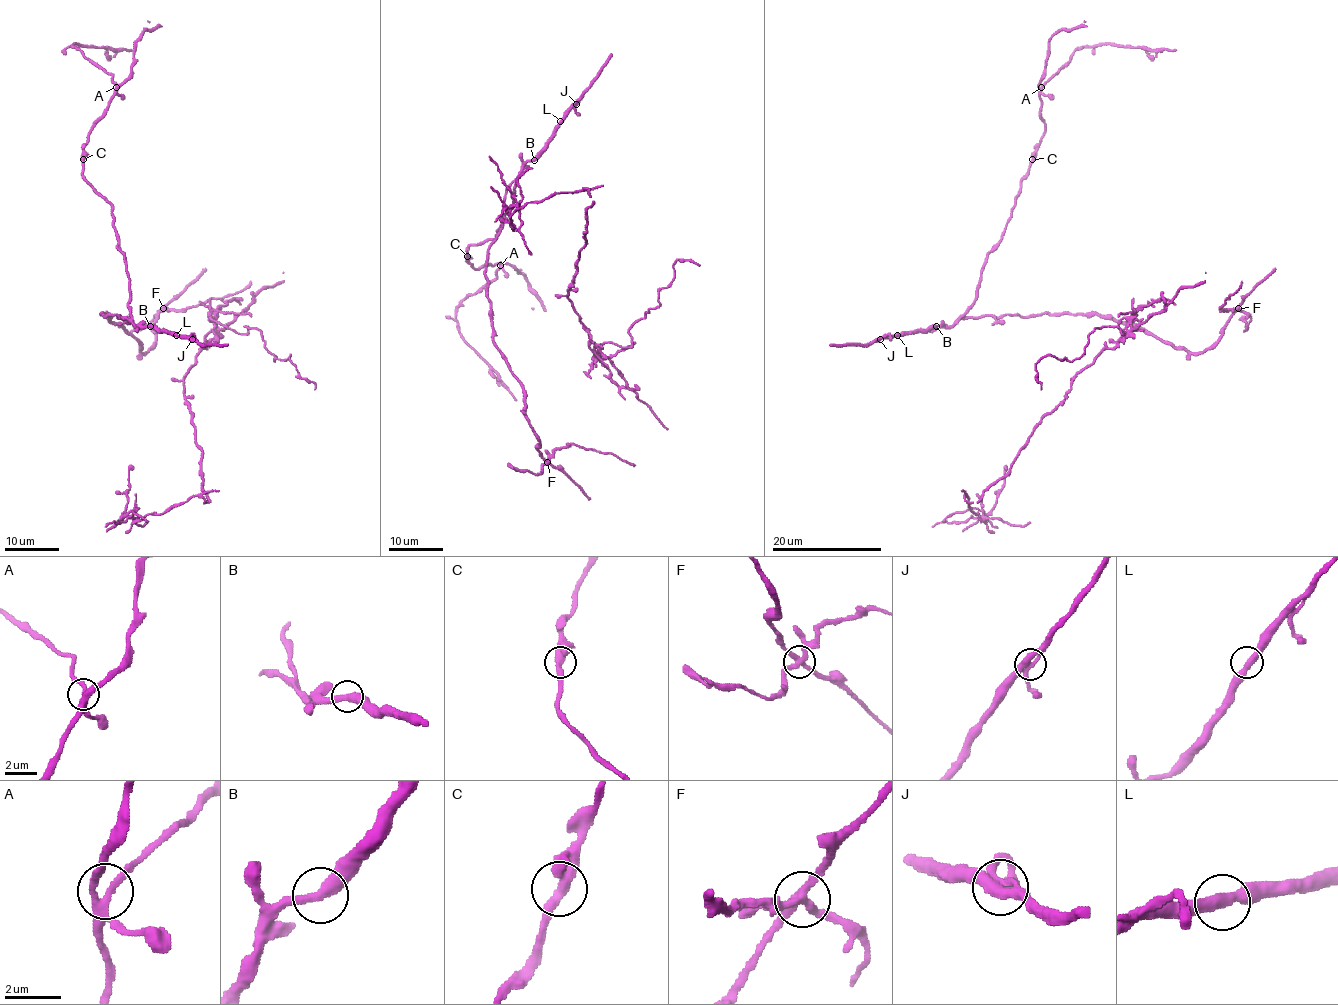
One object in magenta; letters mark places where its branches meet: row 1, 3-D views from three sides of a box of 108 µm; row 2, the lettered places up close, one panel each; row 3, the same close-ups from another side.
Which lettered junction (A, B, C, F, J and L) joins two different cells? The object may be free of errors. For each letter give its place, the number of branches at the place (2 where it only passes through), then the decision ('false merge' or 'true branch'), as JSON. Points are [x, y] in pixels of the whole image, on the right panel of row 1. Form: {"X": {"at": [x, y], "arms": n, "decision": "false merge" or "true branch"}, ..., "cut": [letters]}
{"A": {"at": [1041, 87], "arms": 4, "decision": "true branch"}, "B": {"at": [936, 326], "arms": 2, "decision": "true branch"}, "C": {"at": [1032, 159], "arms": 2, "decision": "true branch"}, "F": {"at": [1238, 308], "arms": 4, "decision": "false merge"}, "J": {"at": [880, 339], "arms": 3, "decision": "true branch"}, "L": {"at": [897, 335], "arms": 2, "decision": "true branch"}, "cut": ["F"]}

